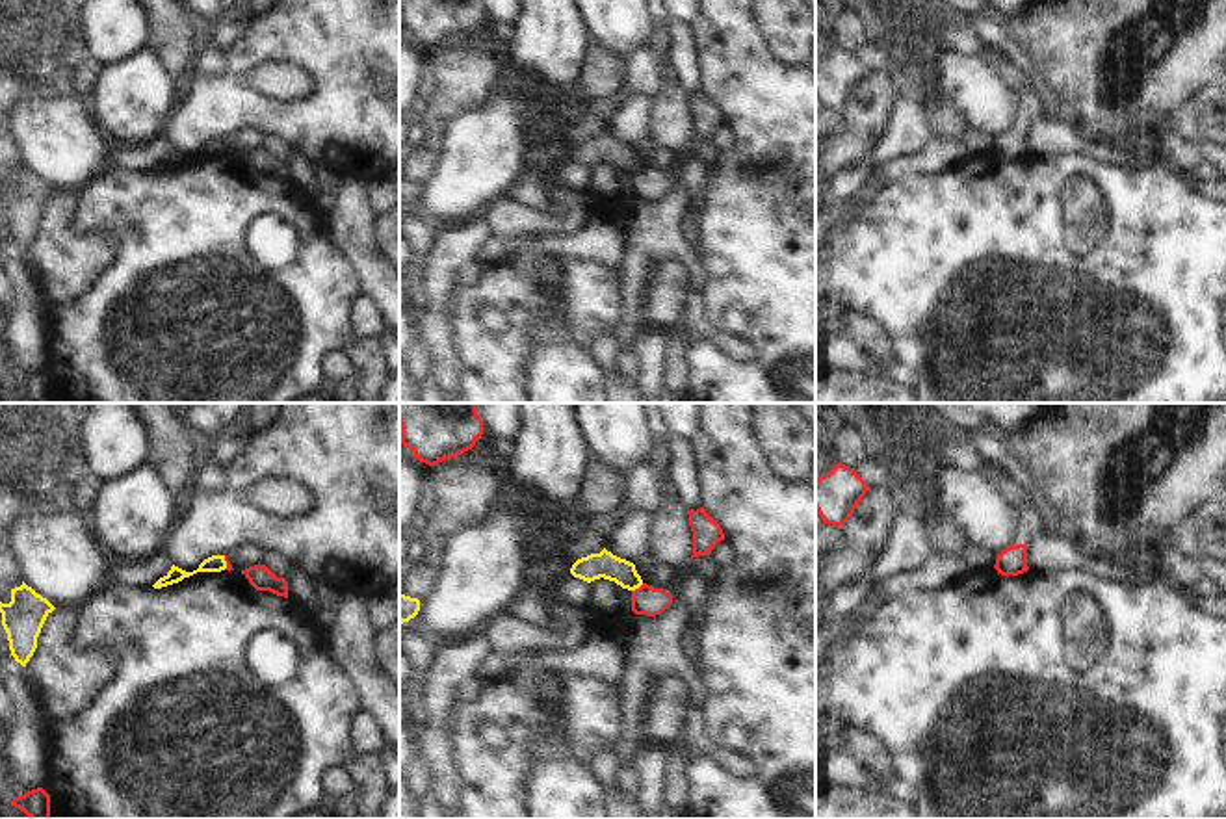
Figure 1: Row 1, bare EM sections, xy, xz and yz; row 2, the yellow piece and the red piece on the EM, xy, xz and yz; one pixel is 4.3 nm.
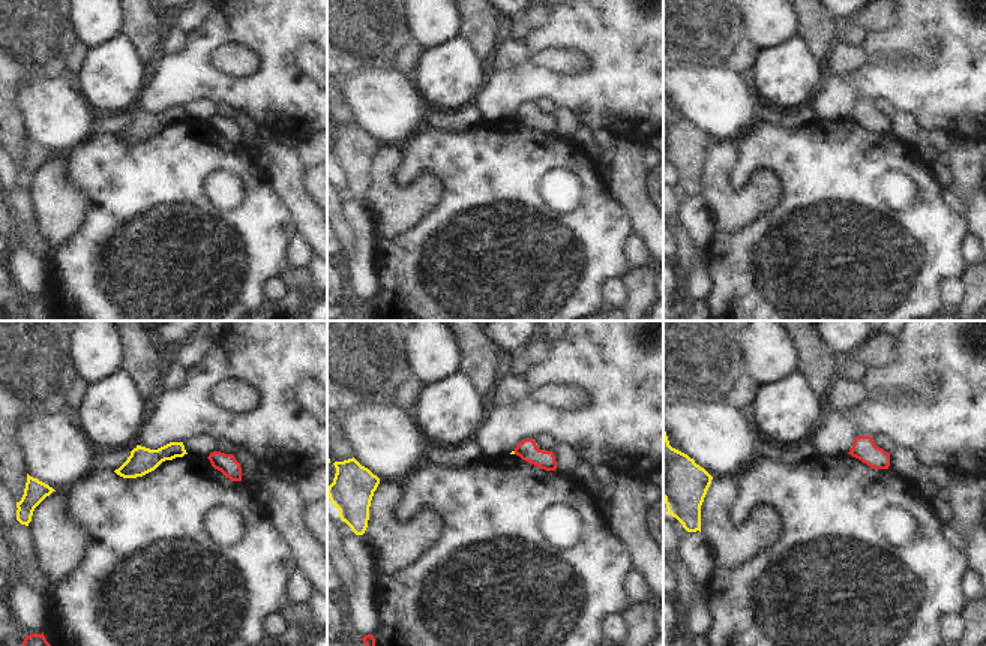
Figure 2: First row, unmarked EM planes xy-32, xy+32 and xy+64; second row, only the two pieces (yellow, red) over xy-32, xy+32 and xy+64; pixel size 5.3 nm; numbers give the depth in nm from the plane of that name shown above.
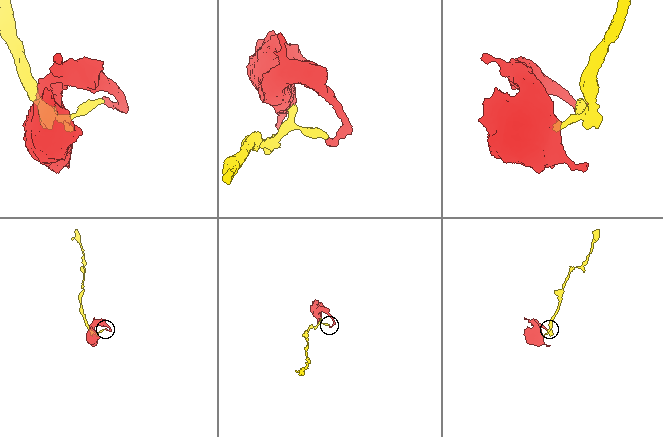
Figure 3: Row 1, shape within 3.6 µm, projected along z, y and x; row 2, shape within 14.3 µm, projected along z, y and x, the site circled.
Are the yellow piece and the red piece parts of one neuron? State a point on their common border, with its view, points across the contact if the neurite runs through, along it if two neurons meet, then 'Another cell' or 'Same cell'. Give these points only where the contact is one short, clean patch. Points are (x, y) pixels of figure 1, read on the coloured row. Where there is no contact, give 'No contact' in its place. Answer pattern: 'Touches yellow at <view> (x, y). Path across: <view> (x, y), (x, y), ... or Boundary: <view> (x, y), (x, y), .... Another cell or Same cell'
Touches yellow at xz (638, 587). Boundary: xz (643, 584), (632, 591). Another cell.

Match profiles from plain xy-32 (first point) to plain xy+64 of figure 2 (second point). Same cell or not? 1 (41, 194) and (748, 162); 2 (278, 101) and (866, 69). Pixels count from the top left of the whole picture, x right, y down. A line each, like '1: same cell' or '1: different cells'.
1: different cells
2: same cell

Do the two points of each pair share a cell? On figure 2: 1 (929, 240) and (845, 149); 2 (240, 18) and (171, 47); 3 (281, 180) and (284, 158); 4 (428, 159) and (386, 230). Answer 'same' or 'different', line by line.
1: same
2: different
3: same
4: different

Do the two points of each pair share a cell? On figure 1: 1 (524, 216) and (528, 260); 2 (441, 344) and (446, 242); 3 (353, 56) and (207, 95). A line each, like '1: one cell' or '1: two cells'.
1: two cells
2: one cell
3: one cell

